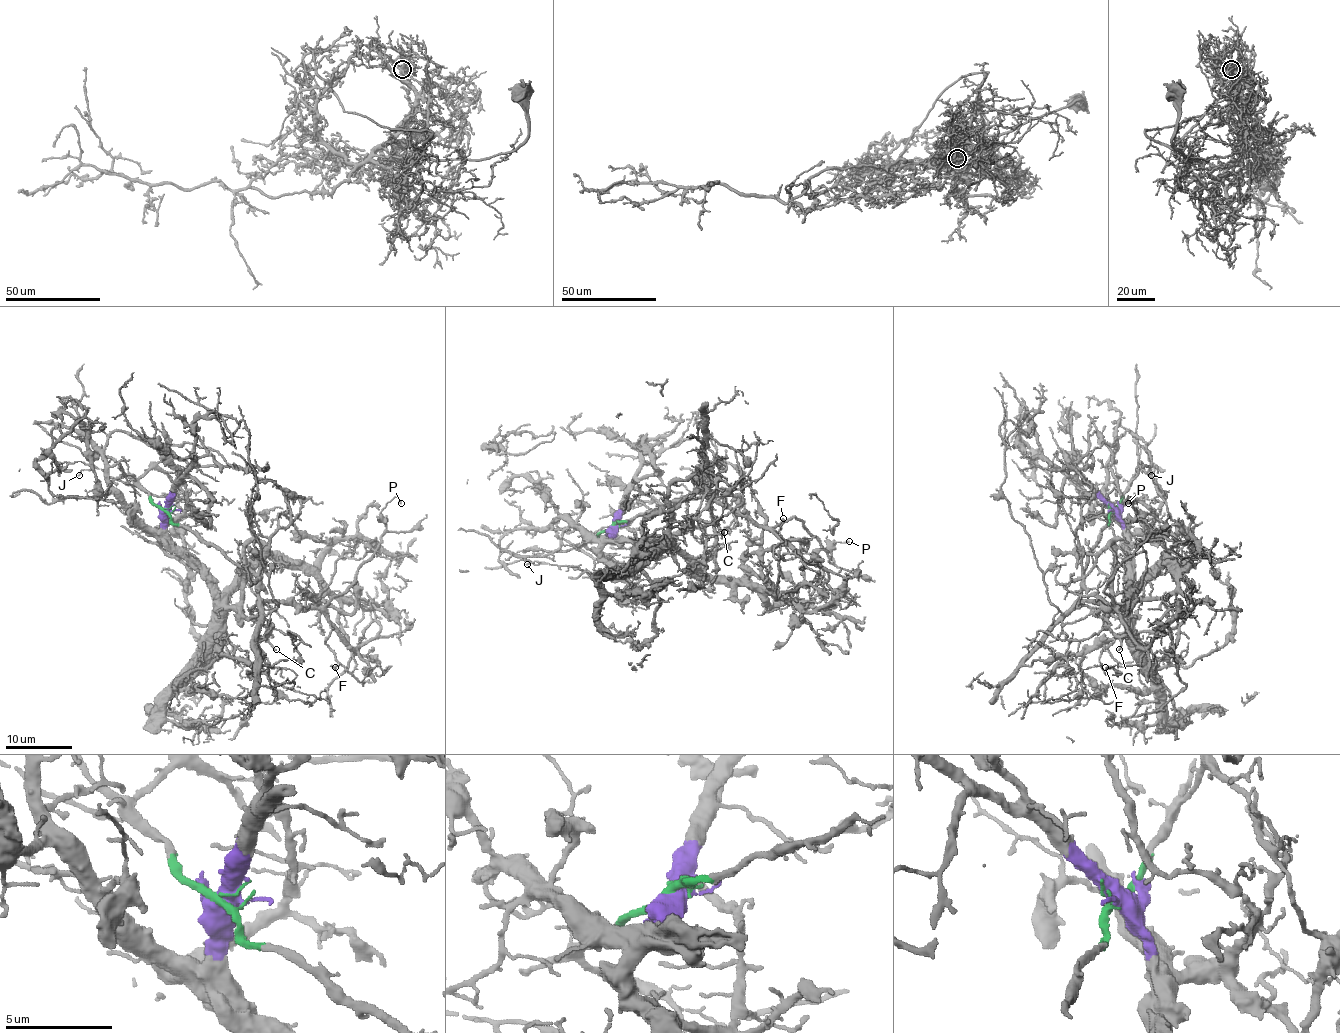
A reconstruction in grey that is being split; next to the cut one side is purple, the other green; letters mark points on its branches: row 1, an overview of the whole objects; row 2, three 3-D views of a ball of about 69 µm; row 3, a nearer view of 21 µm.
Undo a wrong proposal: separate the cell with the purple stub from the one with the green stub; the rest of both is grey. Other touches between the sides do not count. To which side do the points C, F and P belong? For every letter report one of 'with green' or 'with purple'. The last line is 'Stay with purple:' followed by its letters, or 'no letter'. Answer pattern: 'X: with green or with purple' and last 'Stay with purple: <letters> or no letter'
C: with purple
F: with green
P: with green
Stay with purple: C

